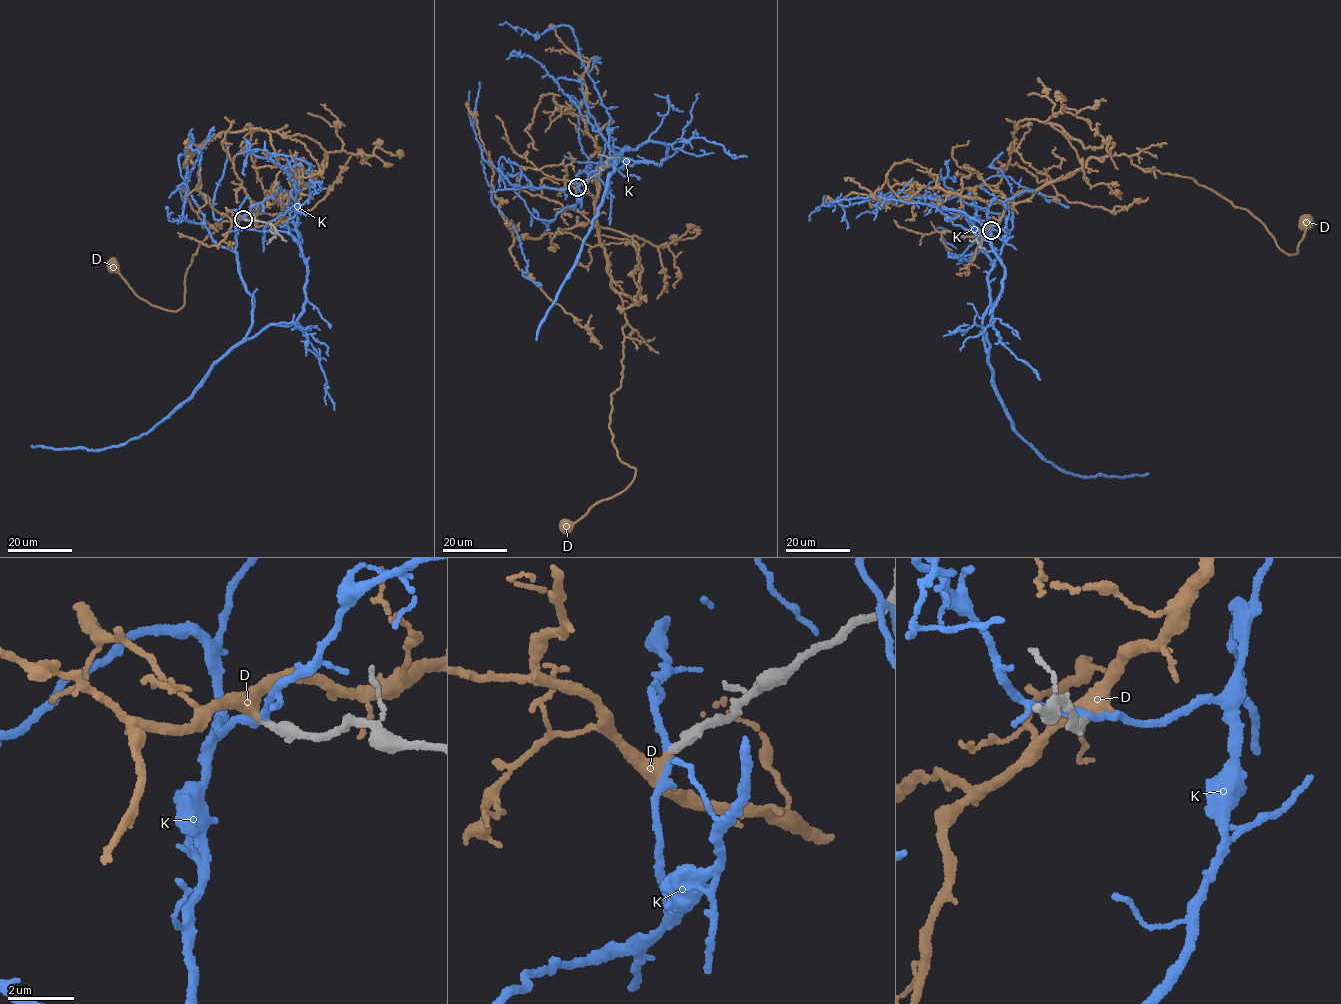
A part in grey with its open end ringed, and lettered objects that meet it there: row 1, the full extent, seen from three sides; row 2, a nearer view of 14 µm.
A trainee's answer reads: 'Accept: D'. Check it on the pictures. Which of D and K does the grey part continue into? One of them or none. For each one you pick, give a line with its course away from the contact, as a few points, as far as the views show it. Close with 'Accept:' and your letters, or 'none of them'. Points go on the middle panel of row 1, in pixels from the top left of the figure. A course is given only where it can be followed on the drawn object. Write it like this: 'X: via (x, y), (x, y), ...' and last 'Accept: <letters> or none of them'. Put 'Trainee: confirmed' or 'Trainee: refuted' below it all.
D: via (578, 187), (594, 198), (626, 318), (609, 427), (617, 456), (636, 470), (626, 488), (565, 526)
Accept: D
Trainee: confirmed

